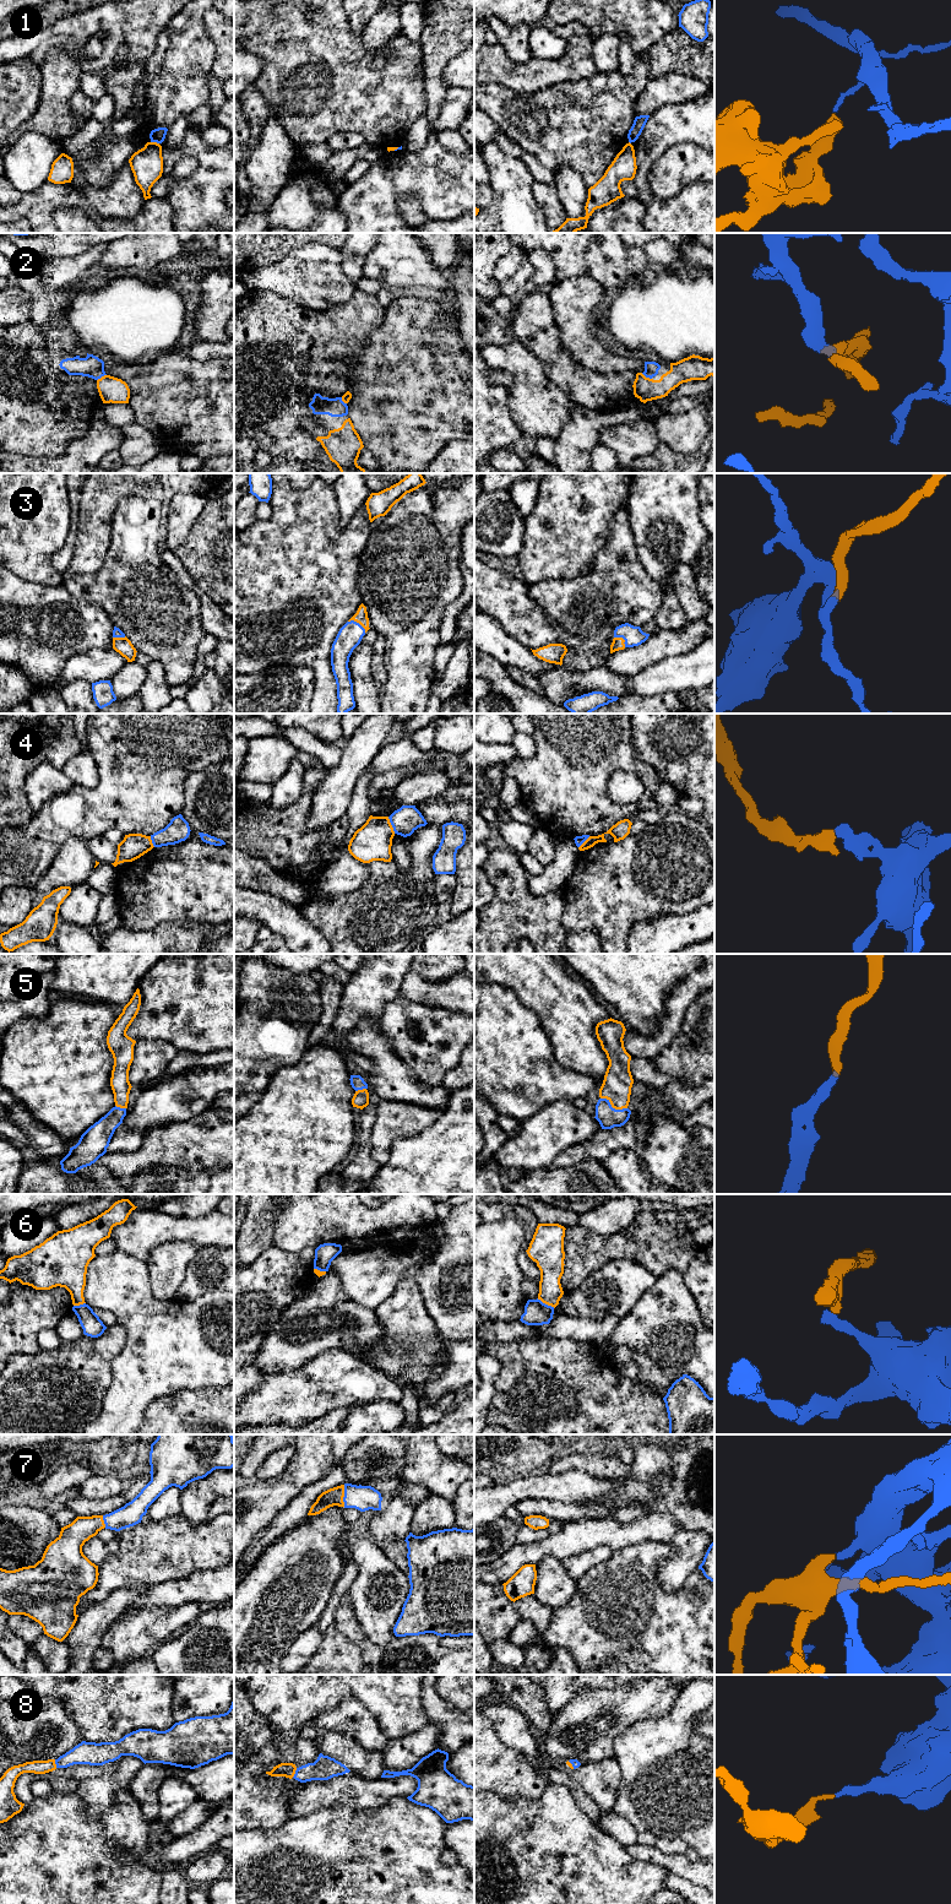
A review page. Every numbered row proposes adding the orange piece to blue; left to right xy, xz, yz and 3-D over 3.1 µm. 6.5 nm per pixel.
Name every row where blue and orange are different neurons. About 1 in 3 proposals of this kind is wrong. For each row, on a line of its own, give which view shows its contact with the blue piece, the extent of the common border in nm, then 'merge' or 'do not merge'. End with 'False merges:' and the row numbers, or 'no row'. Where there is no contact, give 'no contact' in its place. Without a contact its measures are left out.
1: xy | 60 nm | do not merge
2: yz | 80 nm | merge
3: xz | 140 nm | merge
4: xz | 120 nm | do not merge
5: yz | 190 nm | merge
6: yz | 130 nm | do not merge
7: xz | 140 nm | merge
8: xz | 70 nm | merge
False merges: 1, 4, 6

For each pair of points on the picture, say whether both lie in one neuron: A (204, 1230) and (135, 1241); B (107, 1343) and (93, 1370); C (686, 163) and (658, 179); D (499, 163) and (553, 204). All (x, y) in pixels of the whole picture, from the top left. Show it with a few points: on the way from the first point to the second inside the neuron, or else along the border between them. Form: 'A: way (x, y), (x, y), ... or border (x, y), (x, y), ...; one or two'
A: way (186, 1230), (152, 1230); one
B: way (103, 1349), (93, 1359), (93, 1363); one
C: way (679, 166), (666, 178); one
D: border (533, 182), (533, 199), (543, 215); two

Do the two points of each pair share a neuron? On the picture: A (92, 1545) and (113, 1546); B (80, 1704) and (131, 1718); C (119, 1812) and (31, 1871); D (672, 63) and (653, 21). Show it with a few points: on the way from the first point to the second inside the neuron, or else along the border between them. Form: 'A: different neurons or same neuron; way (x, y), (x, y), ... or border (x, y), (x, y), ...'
A: same neuron; way (97, 1547), (108, 1547)
B: same neuron; way (92, 1704), (119, 1705)
C: different neurons; border (99, 1817), (108, 1842), (112, 1845), (119, 1846)
D: different neurons; border (678, 26), (657, 39), (647, 52)

